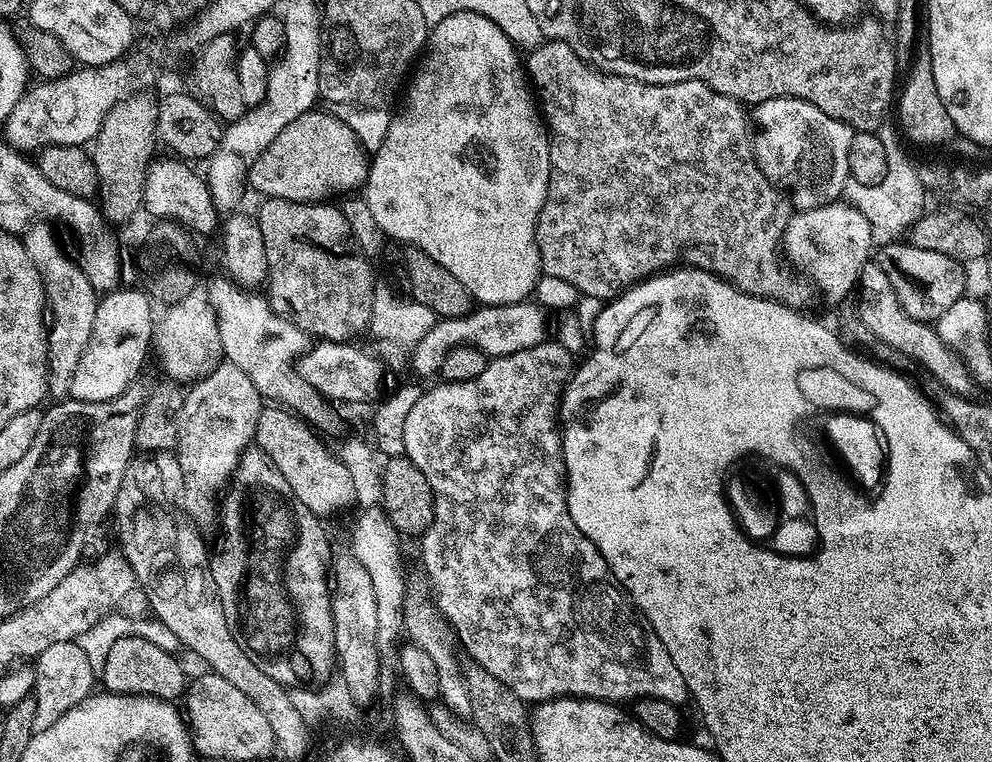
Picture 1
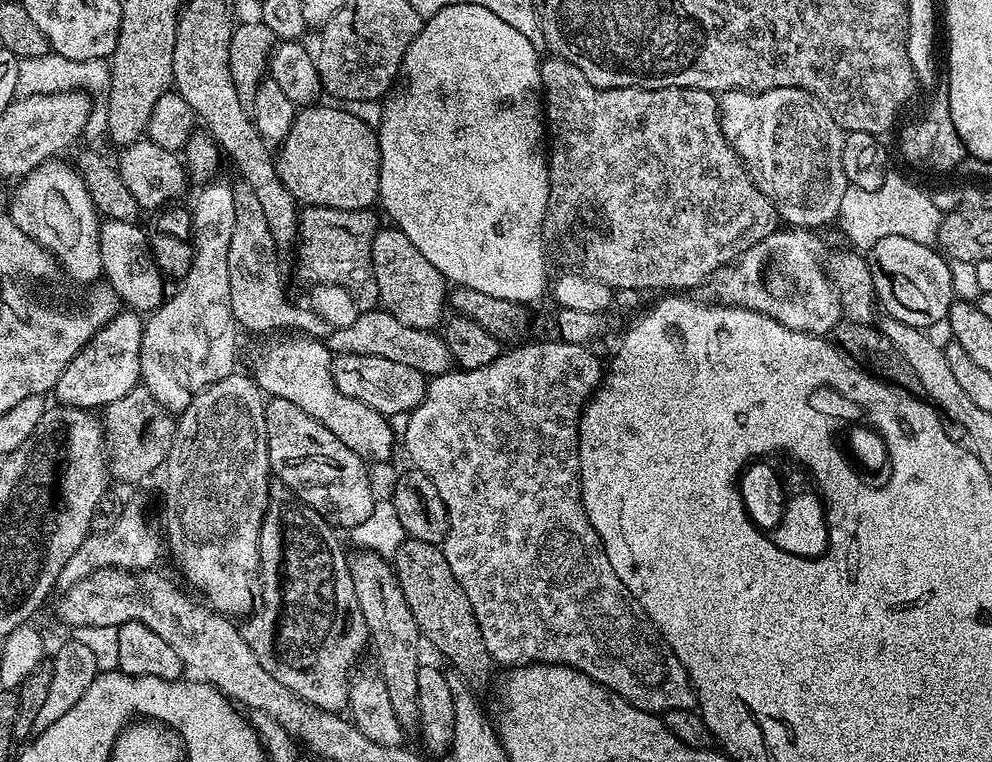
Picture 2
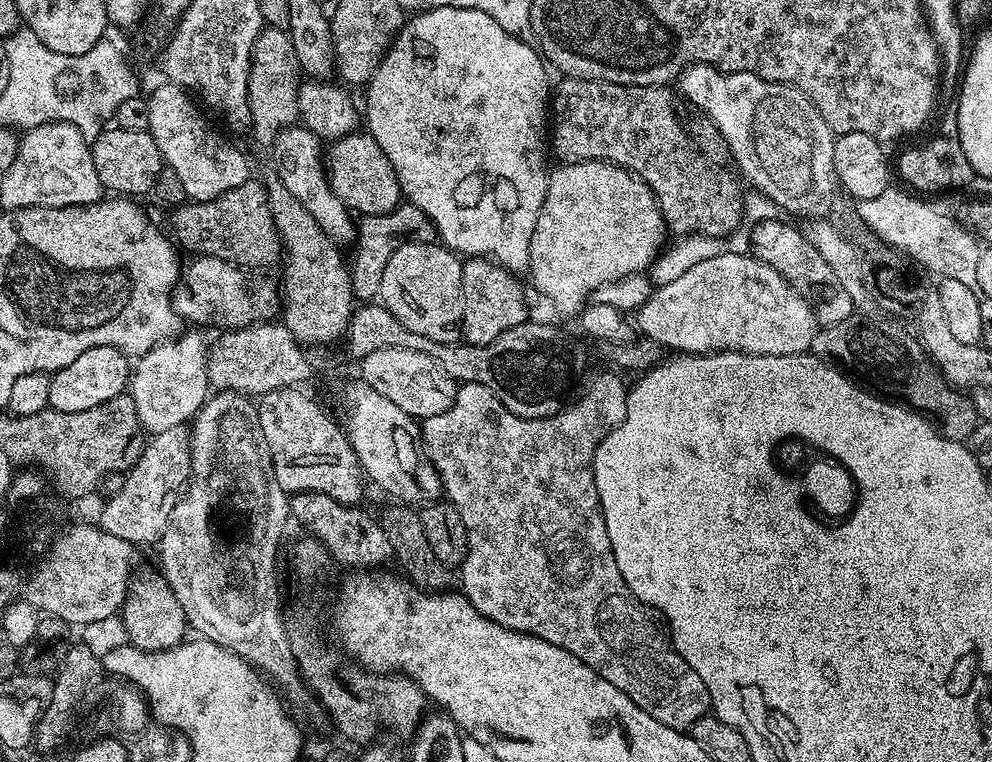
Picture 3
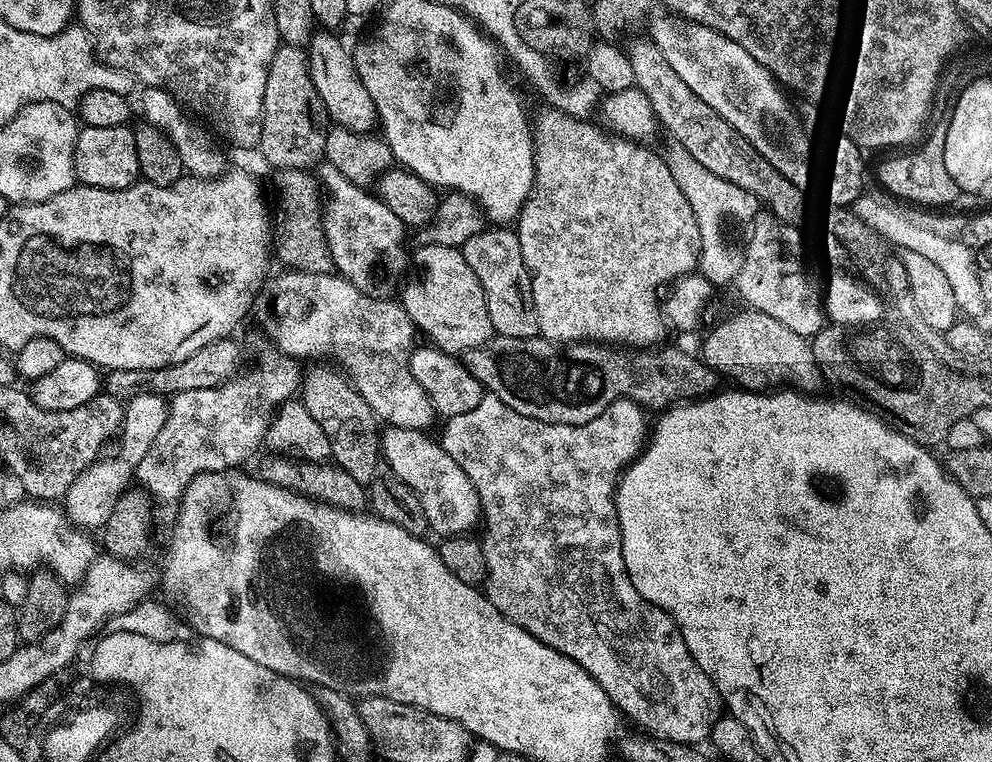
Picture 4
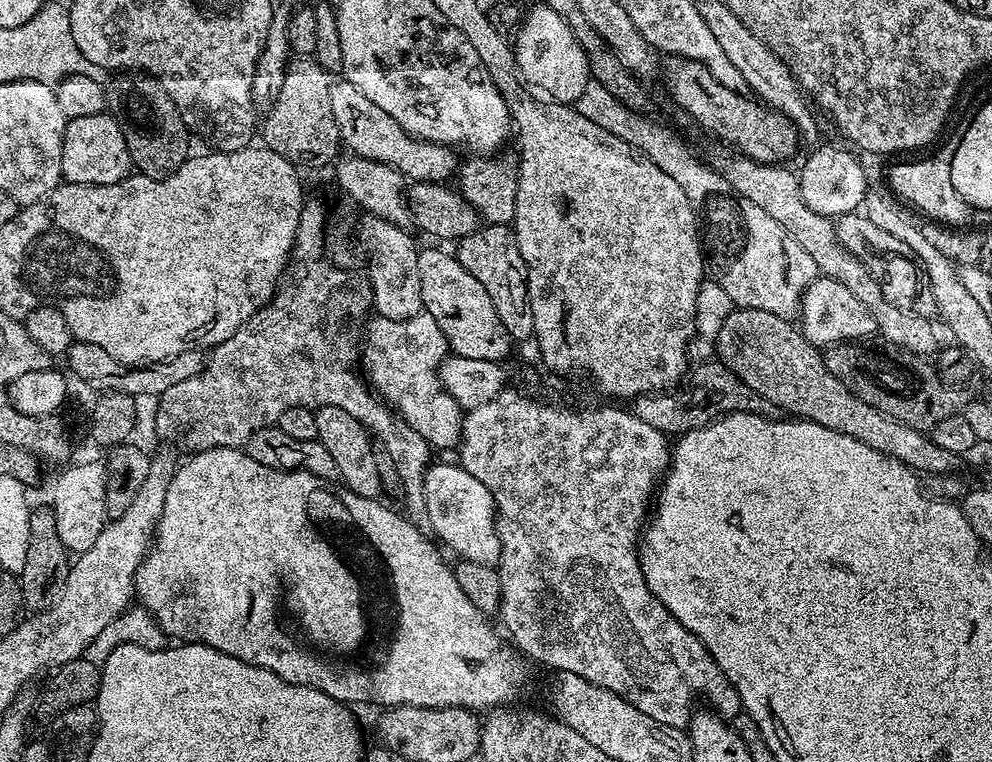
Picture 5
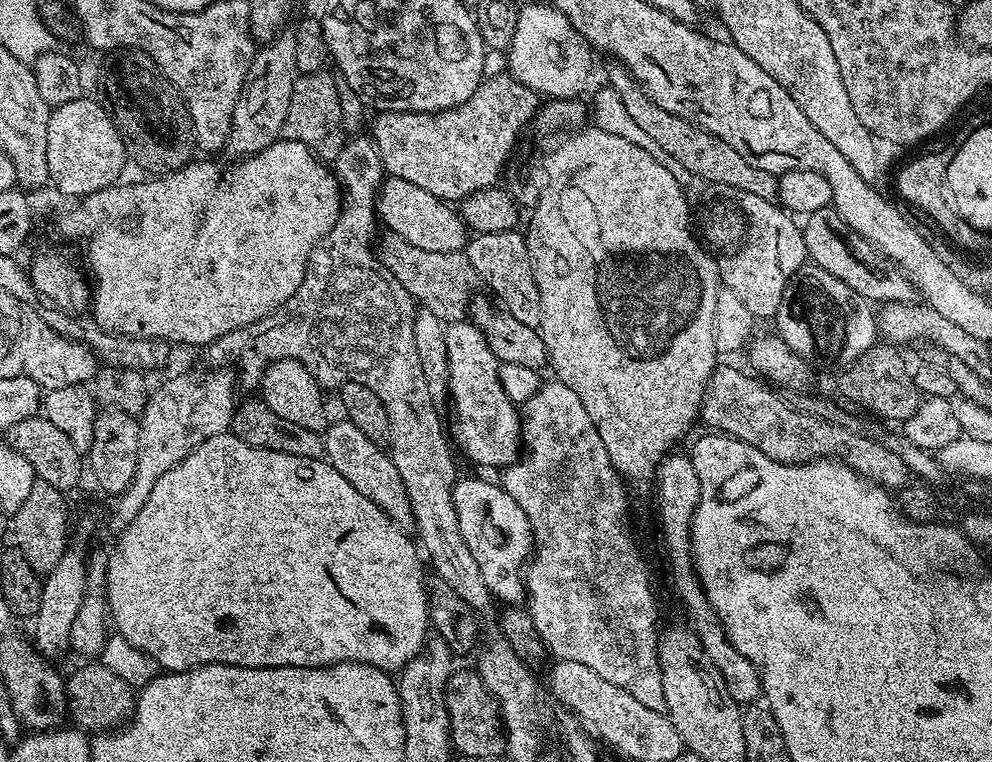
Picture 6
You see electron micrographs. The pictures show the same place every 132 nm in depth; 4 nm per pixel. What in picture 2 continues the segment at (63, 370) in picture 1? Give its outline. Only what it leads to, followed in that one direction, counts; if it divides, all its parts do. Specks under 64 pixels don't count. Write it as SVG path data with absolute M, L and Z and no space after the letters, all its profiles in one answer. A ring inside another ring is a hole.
M53 158L39 164L29 176L23 177L12 196L12 205L6 208L14 226L22 230L34 242L38 242L46 251L56 257L65 277L80 286L88 286L99 281L102 276L100 267L100 225L102 216L91 200L90 191L83 182L80 173L71 163L63 164L63 159Z

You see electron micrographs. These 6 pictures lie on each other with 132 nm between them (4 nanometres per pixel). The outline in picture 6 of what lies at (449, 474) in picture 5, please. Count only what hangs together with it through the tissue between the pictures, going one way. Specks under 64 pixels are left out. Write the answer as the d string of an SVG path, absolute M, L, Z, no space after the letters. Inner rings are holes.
M457 479L452 497L462 538L466 538L466 546L470 546L470 554L474 554L478 562L478 570L482 570L482 582L486 582L499 603L501 600L501 605L519 605L526 596L522 569L534 552L531 524L522 507L499 483L491 484L488 480Z

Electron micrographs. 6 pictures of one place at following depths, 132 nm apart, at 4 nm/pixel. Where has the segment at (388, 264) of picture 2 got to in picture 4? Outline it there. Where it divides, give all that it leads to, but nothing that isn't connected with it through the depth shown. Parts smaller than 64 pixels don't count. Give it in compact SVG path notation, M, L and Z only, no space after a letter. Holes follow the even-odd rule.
M426 244L417 247L417 252L410 256L410 276L413 280L405 279L399 289L398 301L404 308L412 323L422 333L429 336L431 343L441 352L460 354L469 348L477 348L492 339L494 333L490 314L486 310L486 298L474 270L466 262L463 251L450 246Z

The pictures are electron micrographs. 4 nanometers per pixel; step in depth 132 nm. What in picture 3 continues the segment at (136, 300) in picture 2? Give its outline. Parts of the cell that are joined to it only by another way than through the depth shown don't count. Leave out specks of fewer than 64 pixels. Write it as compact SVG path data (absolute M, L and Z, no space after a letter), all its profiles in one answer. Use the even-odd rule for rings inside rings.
M195 255L181 267L179 282L174 289L174 307L182 320L198 324L202 318L217 318L230 330L247 328L252 323L266 322L280 308L280 294L270 282L258 282L249 288L244 284L245 271L241 268L209 255Z

